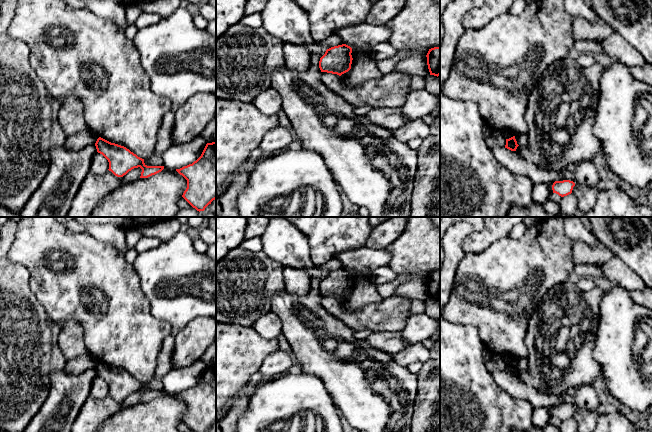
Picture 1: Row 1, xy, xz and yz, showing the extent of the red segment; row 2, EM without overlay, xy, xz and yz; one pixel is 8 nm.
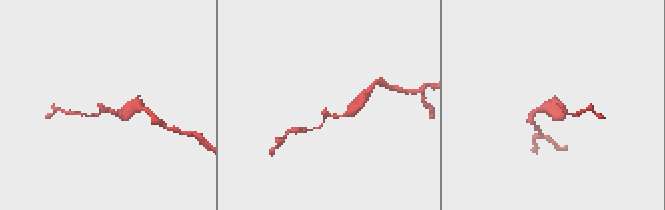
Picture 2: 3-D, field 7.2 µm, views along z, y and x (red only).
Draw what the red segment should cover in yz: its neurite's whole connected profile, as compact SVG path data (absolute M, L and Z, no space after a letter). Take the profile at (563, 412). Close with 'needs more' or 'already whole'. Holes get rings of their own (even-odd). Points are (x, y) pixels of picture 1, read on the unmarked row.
M570 404L555 405L552 409L553 417L561 421L567 420L572 417L575 407Z | already whole

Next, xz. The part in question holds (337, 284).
M346 268L327 273L319 285L321 296L337 298L339 300L348 296L351 293L353 284L351 277L352 272Z | already whole

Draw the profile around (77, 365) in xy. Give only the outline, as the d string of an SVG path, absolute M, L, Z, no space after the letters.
M80 356L67 361L65 369L72 374L80 374L87 369L95 368L99 360L88 356Z

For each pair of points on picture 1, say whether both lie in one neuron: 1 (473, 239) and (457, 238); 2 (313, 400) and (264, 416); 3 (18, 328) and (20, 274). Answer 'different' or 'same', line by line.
1: different
2: same
3: same

